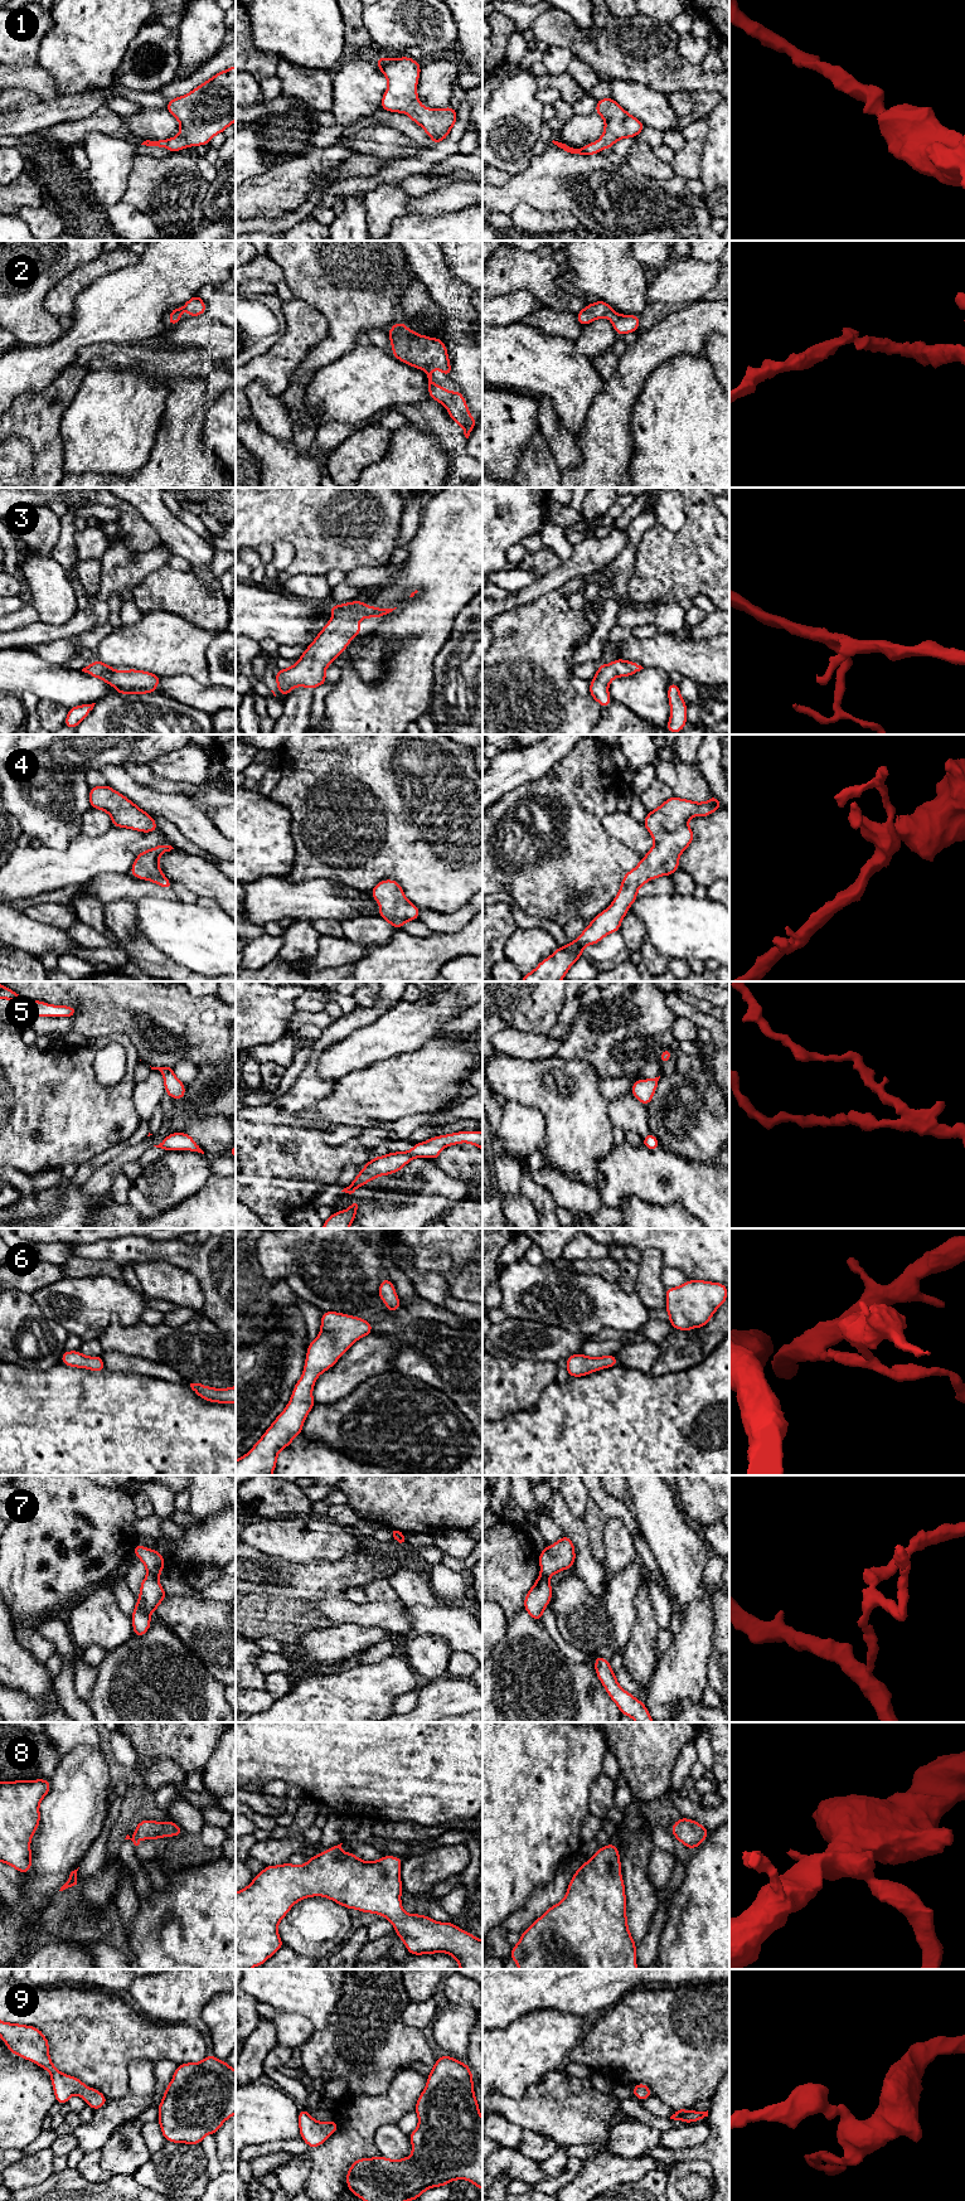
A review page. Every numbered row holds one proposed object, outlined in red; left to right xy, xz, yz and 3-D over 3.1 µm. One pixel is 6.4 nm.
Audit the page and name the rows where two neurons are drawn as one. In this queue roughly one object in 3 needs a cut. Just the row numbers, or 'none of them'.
7

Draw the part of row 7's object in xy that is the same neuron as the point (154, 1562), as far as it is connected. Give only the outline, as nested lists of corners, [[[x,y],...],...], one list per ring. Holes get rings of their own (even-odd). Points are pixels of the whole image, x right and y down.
[[[136,1543],[132,1553],[141,1560],[149,1575],[159,1576],[164,1571],[165,1560],[157,1550]]]

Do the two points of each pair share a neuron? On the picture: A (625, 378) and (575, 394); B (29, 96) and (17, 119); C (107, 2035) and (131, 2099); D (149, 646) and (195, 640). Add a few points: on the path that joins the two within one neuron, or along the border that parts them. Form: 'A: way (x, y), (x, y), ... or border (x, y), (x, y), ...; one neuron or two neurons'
A: border (605, 382), (604, 389), (593, 400), (588, 410); two neurons
B: border (40, 100), (13, 111); two neurons
C: border (130, 2063), (129, 2092), (124, 2097), (108, 2100); two neurons
D: way (160, 645), (184, 645); one neuron

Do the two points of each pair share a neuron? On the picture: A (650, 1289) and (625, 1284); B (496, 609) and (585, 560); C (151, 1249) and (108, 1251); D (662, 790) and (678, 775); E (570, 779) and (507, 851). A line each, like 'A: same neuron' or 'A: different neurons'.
A: different neurons
B: same neuron
C: same neuron
D: different neurons
E: same neuron

